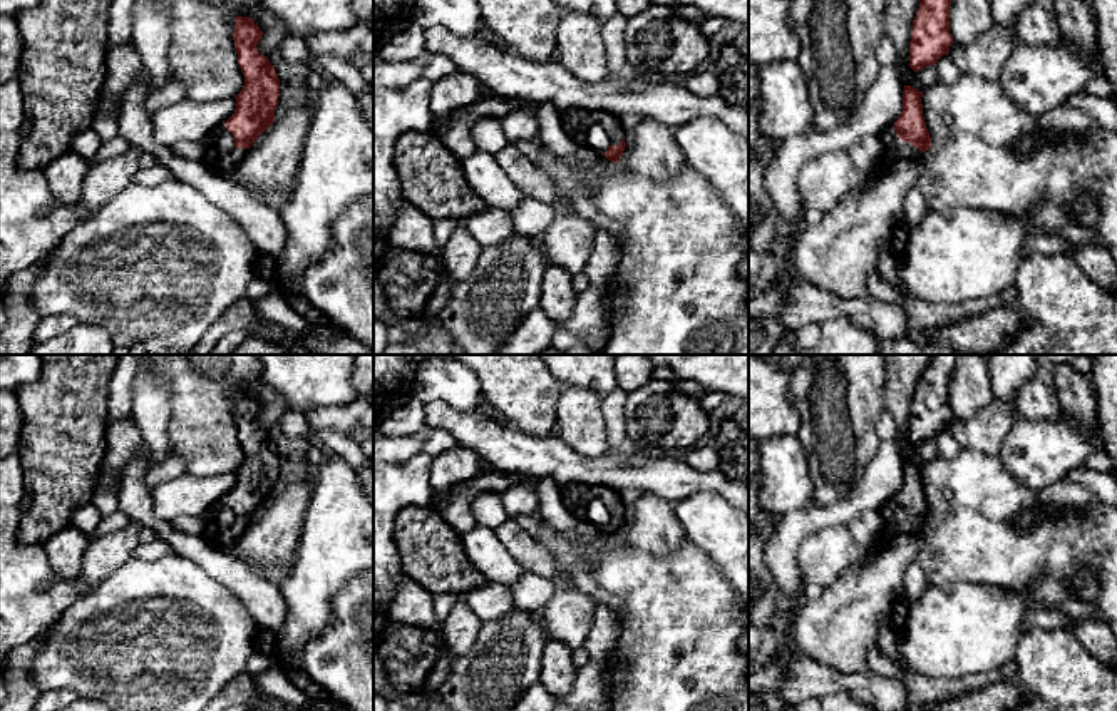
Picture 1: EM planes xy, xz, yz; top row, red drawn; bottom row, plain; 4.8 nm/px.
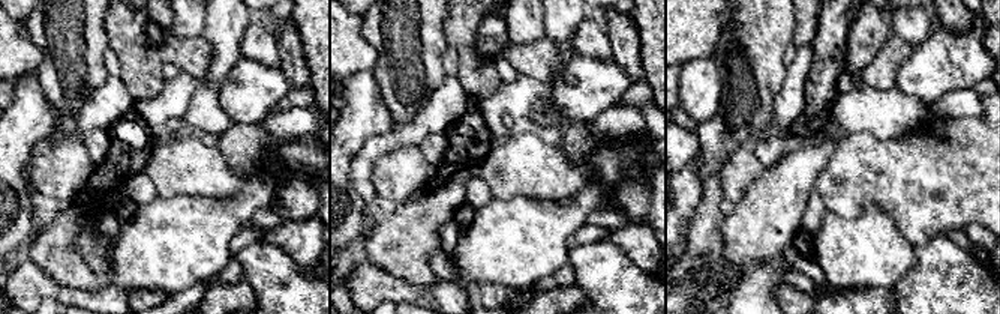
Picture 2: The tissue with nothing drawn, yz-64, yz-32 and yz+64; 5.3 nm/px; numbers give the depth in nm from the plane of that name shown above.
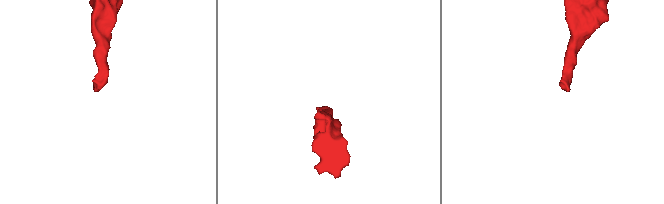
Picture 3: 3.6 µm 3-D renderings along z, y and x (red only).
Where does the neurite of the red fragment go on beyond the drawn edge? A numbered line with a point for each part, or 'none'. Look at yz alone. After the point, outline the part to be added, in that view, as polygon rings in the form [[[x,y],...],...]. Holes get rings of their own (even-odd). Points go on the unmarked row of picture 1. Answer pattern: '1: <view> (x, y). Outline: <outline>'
1: yz (895, 524). Outline: [[[893,504],[884,507],[881,514],[883,514],[883,529],[869,550],[878,550],[879,547],[883,547],[898,535],[914,534],[921,530],[919,524],[911,520],[909,517],[903,517]]]

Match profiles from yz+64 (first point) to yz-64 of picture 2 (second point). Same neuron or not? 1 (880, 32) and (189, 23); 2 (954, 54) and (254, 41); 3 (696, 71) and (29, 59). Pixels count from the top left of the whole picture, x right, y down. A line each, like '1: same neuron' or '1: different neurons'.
1: same neuron
2: different neurons
3: different neurons

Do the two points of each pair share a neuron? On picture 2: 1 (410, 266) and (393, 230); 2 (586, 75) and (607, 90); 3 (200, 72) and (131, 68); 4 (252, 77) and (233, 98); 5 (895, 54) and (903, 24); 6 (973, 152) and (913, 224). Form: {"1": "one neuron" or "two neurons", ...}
{"1": "one neuron", "2": "one neuron", "3": "one neuron", "4": "one neuron", "5": "two neurons", "6": "one neuron"}

